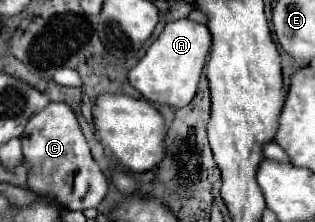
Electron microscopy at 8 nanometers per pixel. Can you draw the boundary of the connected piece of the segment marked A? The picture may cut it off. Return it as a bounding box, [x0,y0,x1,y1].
[127,18,211,108]

